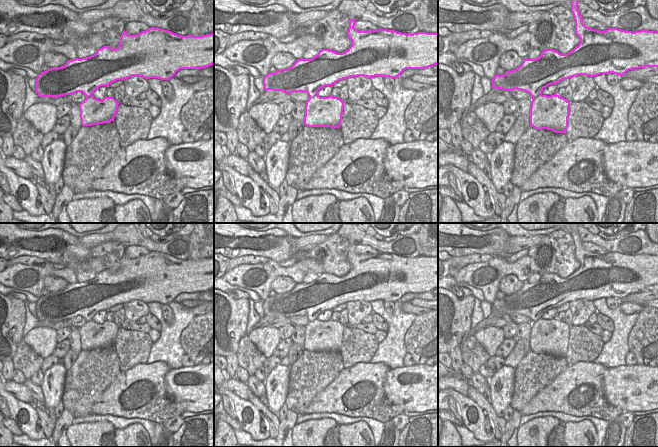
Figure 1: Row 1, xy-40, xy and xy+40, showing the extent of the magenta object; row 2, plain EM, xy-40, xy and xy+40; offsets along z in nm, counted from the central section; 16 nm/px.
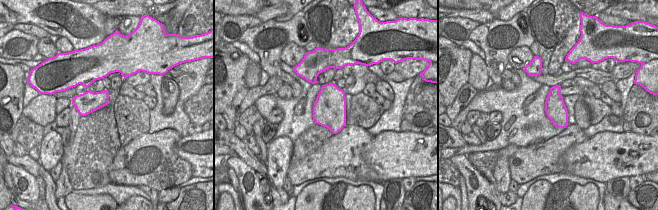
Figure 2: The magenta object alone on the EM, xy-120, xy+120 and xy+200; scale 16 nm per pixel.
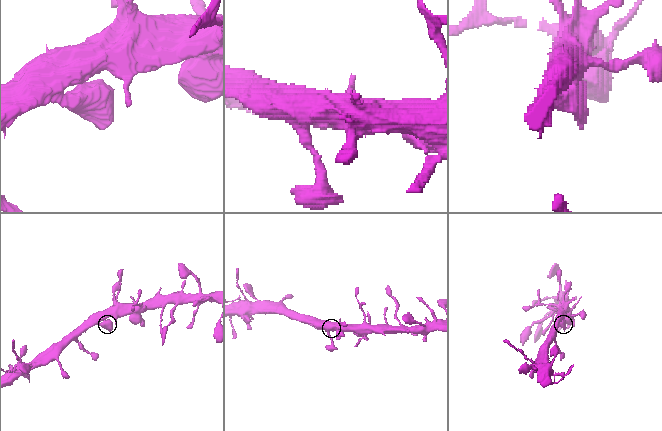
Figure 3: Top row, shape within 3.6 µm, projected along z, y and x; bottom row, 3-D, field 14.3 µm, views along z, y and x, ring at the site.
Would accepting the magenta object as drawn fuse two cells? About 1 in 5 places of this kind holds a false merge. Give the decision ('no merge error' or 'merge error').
no merge error

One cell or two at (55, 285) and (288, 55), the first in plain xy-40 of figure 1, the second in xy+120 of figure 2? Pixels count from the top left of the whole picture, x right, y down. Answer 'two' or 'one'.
one

